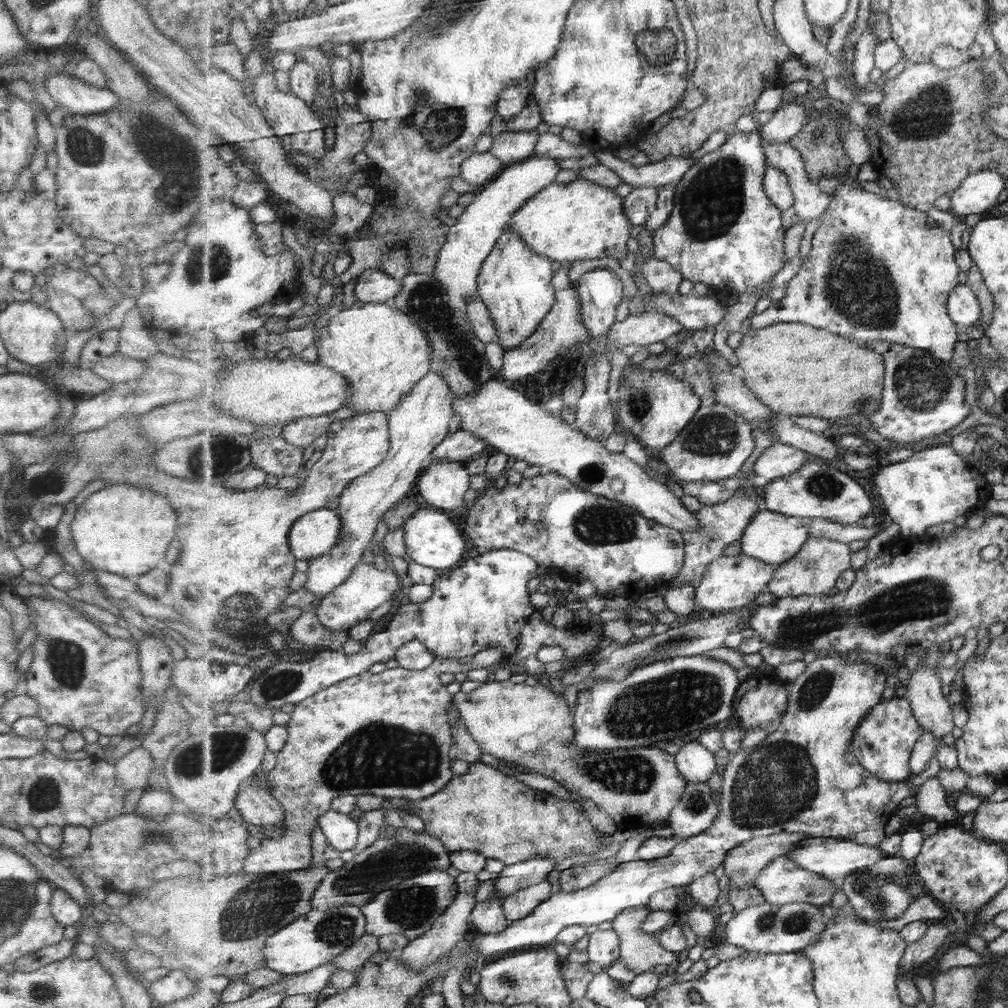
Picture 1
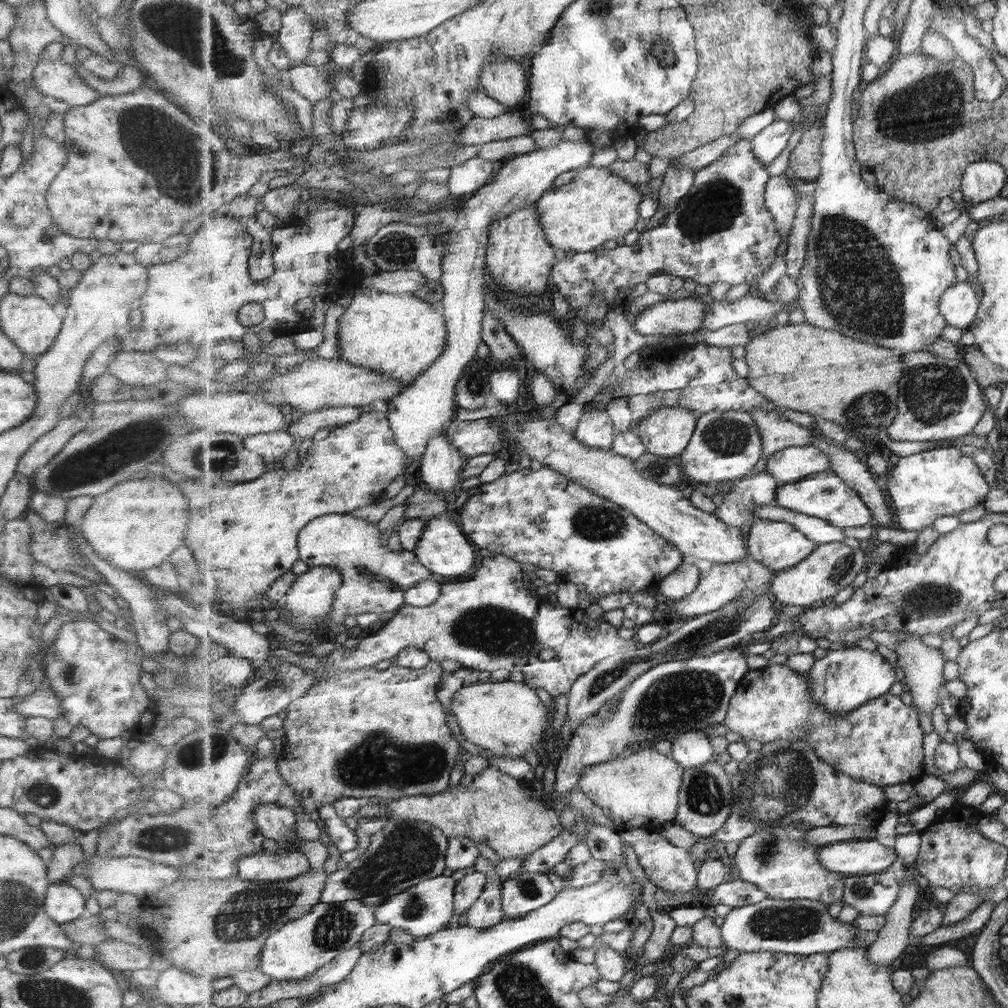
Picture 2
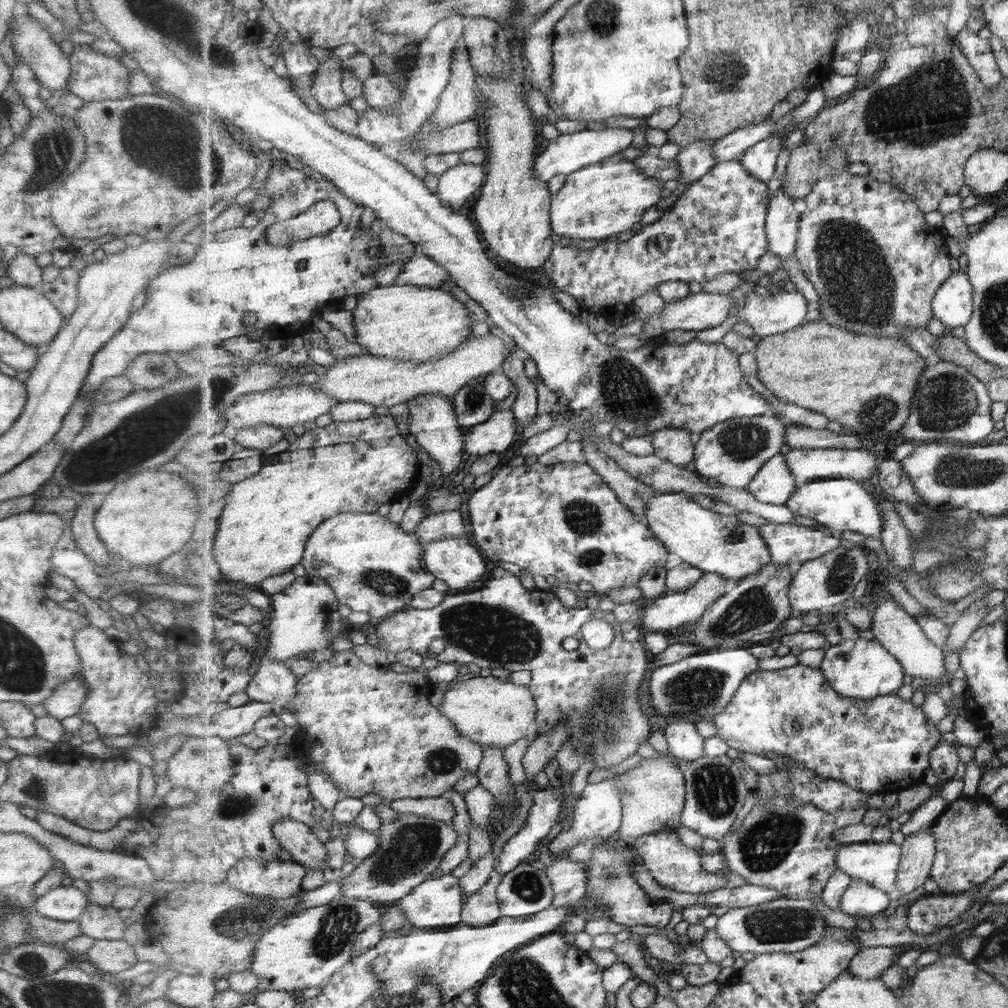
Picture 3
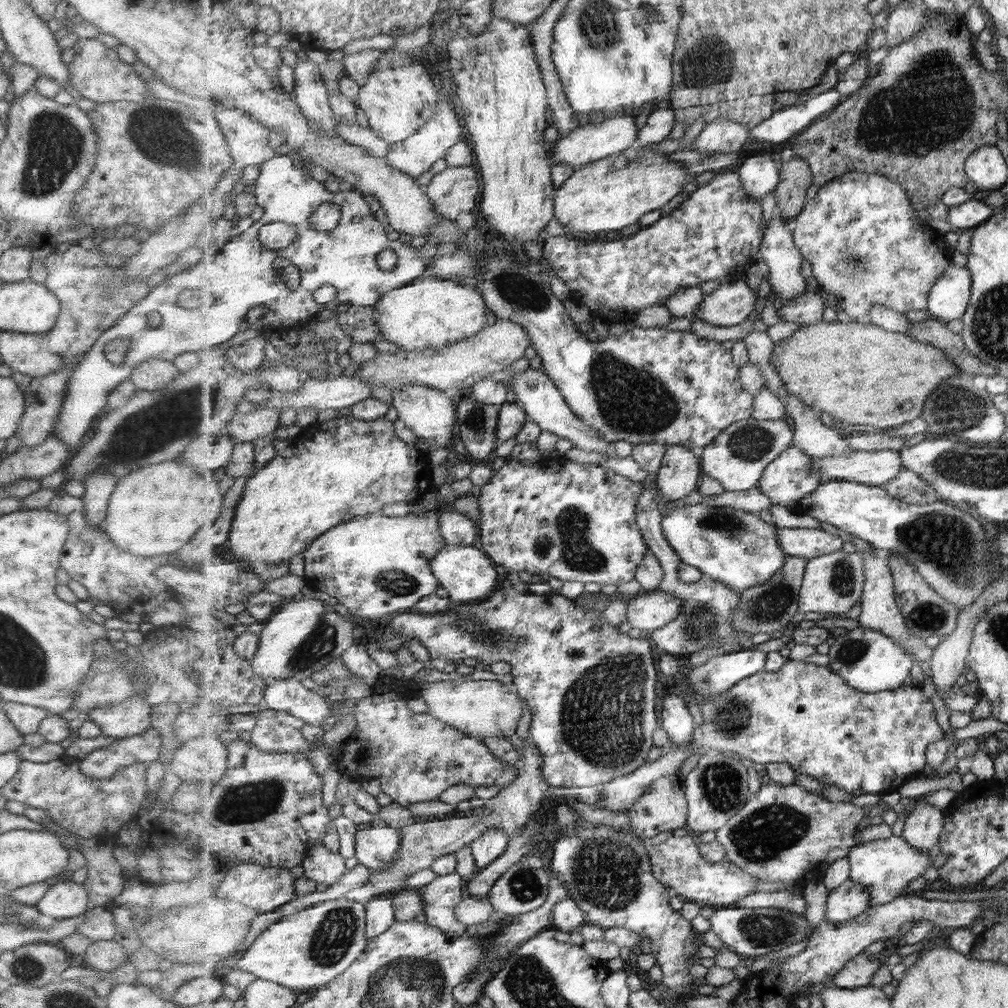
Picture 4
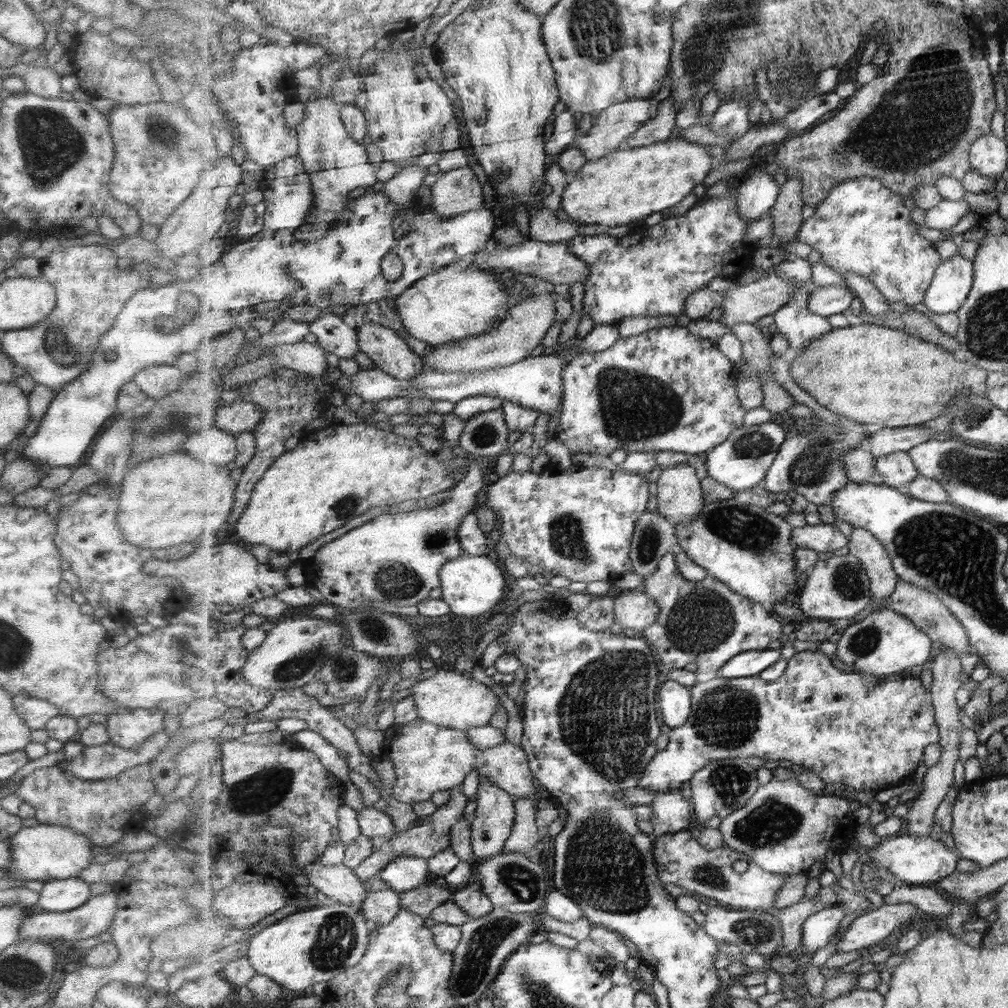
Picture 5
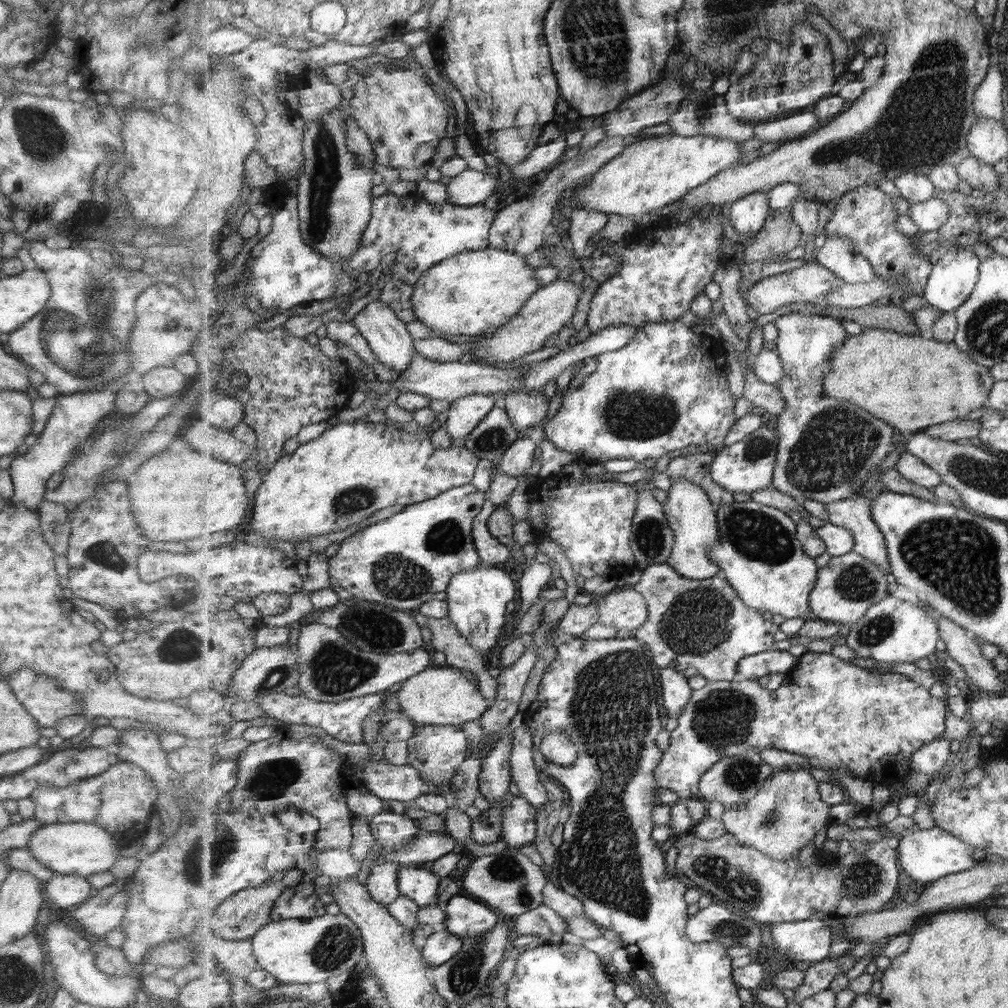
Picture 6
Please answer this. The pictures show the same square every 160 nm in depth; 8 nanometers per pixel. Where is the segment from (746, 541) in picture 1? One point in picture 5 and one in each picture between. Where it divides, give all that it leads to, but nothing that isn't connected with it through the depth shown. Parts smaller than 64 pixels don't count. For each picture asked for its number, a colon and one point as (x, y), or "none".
2: (778, 545)
3: (789, 544)
4: (808, 543)
5: (823, 538)

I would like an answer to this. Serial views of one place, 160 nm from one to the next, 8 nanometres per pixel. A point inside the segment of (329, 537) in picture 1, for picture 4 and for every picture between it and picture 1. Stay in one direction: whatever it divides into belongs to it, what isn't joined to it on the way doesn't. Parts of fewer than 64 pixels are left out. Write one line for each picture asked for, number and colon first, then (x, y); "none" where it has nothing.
2: (376, 579)
3: (374, 567)
4: (374, 565)

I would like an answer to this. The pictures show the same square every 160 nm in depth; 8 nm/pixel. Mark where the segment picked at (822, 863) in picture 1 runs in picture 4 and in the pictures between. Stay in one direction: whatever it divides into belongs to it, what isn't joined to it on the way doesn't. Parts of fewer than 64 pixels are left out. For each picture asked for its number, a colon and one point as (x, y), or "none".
2: (851, 857)
3: (878, 863)
4: (887, 866)

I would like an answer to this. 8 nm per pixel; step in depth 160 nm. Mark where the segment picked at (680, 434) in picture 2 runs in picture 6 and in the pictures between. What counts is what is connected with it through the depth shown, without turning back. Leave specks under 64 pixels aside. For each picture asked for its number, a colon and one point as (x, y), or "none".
3: (676, 445)
4: (682, 468)
5: (680, 499)
6: (691, 515)

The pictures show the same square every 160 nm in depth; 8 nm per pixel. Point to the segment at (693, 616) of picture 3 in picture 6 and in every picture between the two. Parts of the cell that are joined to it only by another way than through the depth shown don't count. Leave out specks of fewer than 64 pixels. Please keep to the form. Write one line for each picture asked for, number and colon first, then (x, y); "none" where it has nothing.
4: (648, 611)
5: (634, 609)
6: (628, 609)

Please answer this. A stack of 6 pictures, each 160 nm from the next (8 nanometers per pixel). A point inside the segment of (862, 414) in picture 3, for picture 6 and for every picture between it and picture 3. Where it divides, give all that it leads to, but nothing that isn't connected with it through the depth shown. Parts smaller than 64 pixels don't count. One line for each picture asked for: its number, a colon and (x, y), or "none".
4: (861, 373)
5: (873, 374)
6: (911, 382)

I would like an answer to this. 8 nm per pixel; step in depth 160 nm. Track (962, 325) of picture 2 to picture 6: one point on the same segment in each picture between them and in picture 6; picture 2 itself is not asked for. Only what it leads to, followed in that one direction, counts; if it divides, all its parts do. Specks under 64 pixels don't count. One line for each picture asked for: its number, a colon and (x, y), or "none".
3: (953, 306)
4: (950, 298)
5: (954, 280)
6: (955, 275)

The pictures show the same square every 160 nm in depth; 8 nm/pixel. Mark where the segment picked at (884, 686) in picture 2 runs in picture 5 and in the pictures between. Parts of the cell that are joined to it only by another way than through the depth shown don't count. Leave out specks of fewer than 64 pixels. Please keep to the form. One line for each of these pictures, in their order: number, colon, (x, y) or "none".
3: (858, 668)
4: (868, 660)
5: (884, 643)

